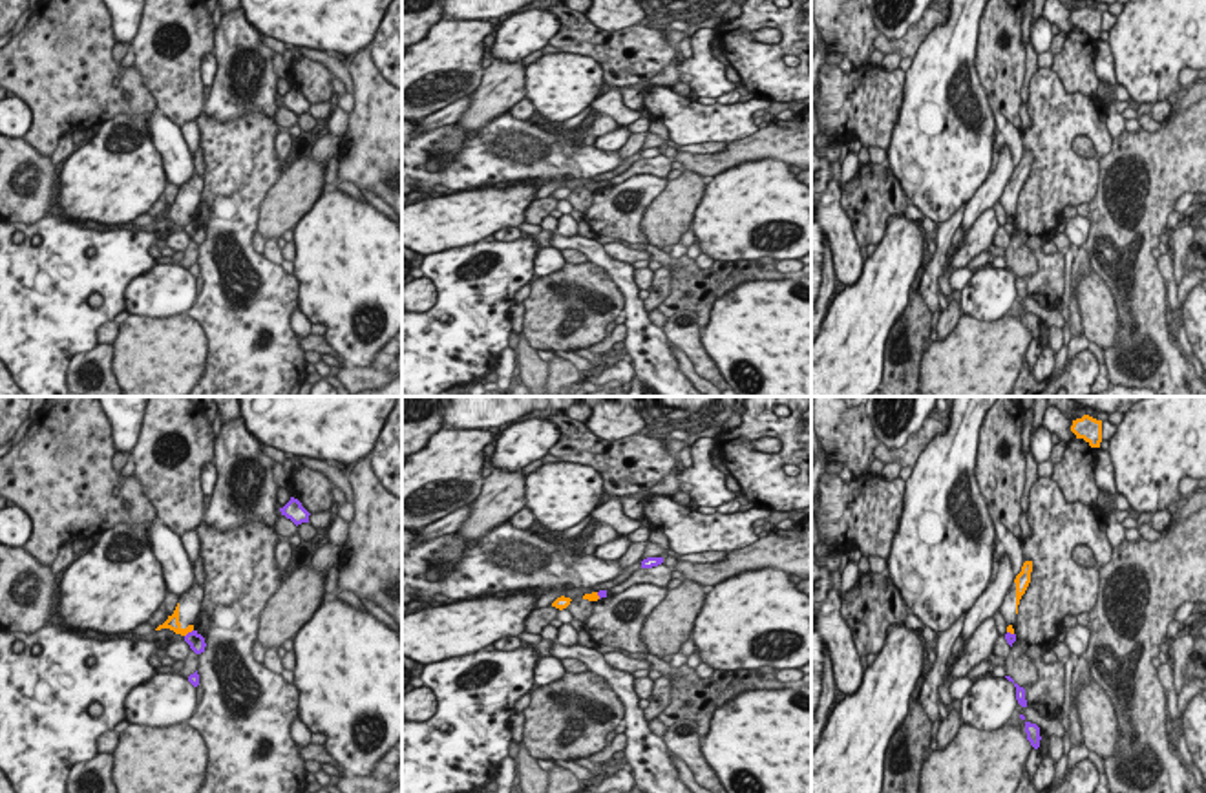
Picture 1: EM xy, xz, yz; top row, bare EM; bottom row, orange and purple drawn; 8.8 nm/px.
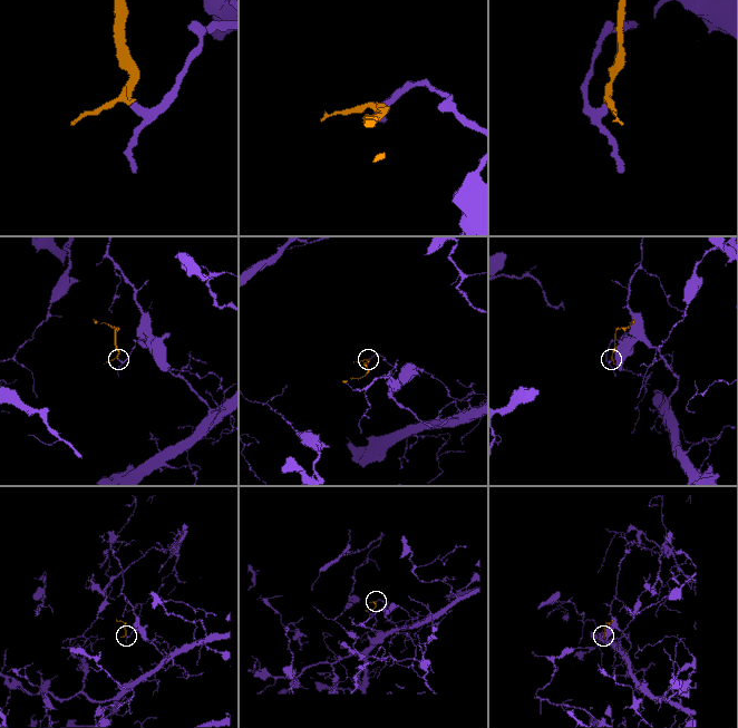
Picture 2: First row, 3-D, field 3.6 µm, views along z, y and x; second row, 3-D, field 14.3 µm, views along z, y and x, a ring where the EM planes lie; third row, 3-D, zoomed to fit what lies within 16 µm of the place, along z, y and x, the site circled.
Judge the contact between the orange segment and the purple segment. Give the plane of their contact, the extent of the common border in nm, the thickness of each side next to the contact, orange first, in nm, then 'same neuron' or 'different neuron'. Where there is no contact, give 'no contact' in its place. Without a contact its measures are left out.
xy | 110 nm | 120/140 nm | different neuron

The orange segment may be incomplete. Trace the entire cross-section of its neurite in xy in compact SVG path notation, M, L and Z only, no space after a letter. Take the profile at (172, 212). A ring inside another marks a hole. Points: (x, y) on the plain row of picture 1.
M194 174L183 186L168 210L159 216L155 221L170 219L175 225L186 227L194 221L197 205L201 203L203 177Z

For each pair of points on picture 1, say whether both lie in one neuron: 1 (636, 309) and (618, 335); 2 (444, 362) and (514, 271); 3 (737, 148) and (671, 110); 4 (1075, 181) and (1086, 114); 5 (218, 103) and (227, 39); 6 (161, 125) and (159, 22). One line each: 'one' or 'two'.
1: two
2: one
3: two
4: one
5: one
6: two

